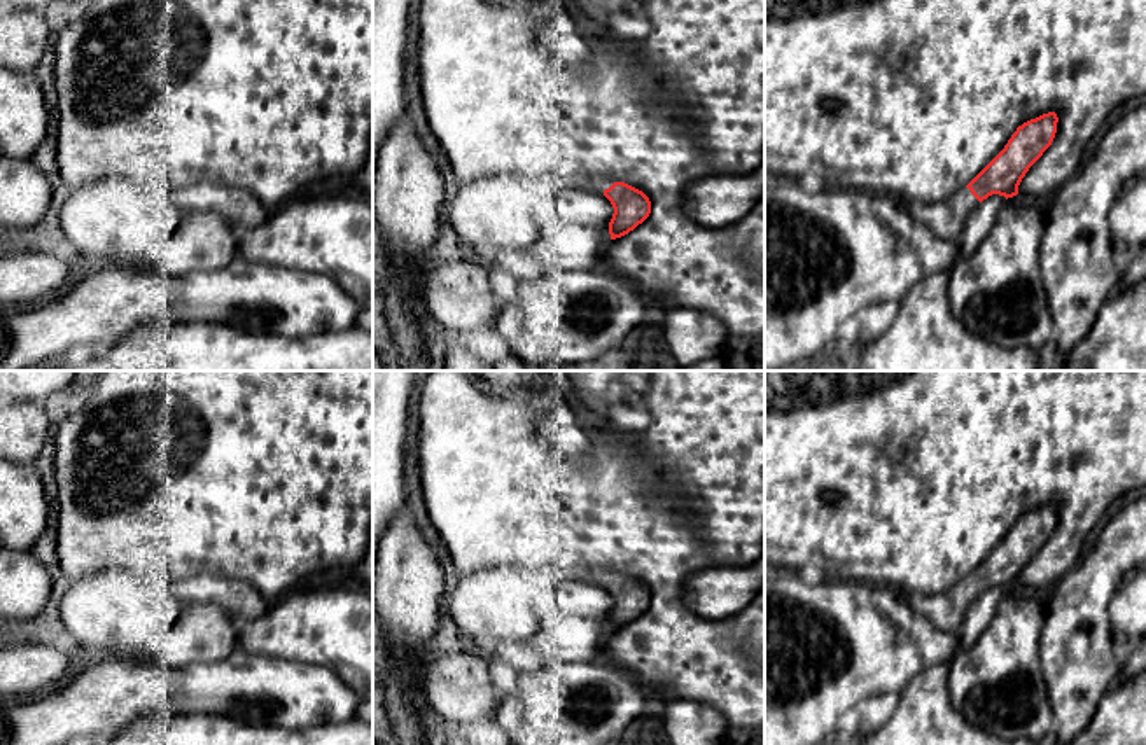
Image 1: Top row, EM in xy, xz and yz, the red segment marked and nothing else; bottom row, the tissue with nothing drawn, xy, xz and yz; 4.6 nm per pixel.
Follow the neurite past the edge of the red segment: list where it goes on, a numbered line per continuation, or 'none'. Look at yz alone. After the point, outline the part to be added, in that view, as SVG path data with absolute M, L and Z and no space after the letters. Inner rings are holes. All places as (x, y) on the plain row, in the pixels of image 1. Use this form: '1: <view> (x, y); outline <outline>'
1: yz (945, 611); outline M968 579L934 596L898 593L898 598L915 614L927 617L938 630L954 631L964 619L968 605L980 593Z

